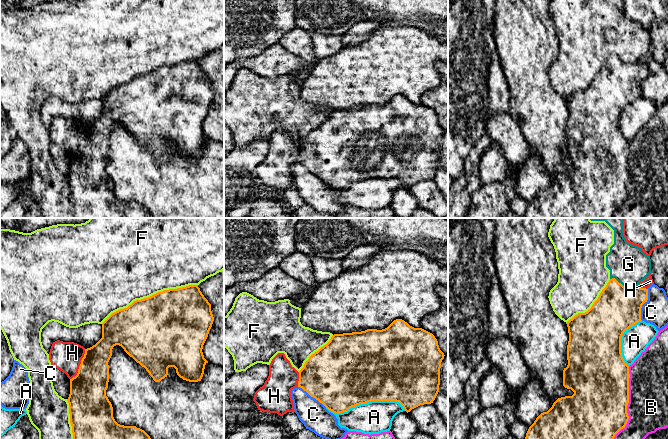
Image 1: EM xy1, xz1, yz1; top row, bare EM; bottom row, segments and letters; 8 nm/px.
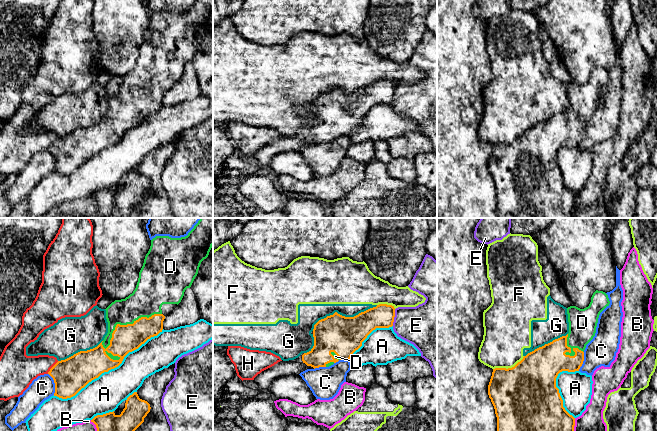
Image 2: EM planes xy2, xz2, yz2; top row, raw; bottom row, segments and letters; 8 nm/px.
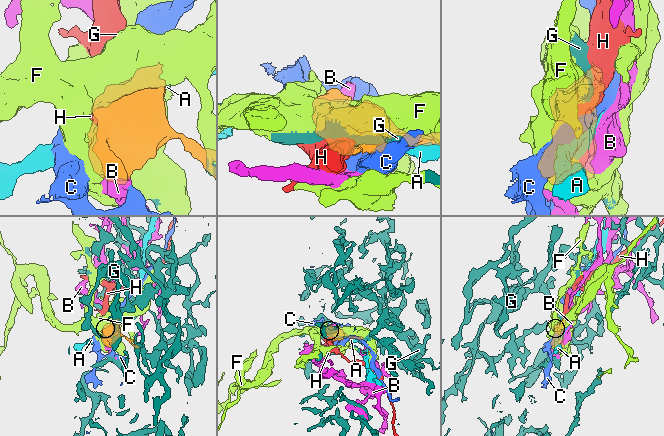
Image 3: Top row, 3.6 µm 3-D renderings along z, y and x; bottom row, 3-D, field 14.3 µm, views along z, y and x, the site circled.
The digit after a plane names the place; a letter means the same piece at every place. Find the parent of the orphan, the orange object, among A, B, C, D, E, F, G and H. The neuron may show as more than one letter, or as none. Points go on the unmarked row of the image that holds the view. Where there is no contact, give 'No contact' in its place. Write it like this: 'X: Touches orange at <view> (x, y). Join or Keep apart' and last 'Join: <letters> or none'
A: Touches orange at xy2 (109, 145). Keep apart
B: Touches orange at yz1 (627, 180). Keep apart
C: Touches orange at yz1 (643, 79). Keep apart
D: Touches orange at xy2 (124, 101). Join
E: Touches orange at xz2 (393, 93). Keep apart
F: Touches orange at xy1 (150, 72). Keep apart
G: Touches orange at xz2 (343, 92). Keep apart
H: Touches orange at xy1 (80, 141). Keep apart
Join: D

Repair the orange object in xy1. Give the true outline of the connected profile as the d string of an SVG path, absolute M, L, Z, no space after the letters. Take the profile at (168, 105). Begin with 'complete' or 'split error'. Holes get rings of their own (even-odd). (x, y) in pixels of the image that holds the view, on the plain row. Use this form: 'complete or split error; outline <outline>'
complete; outline M198 61L164 66L148 74L136 76L127 84L112 89L102 99L102 114L92 123L85 125L78 149L70 155L70 170L67 177L74 218L152 218L144 206L136 202L120 201L113 193L113 183L106 172L109 158L108 138L112 132L113 123L121 122L130 133L146 145L155 158L160 158L167 153L169 143L174 143L177 151L183 156L198 158L201 157L205 141L208 139L202 125L213 97L211 80Z

